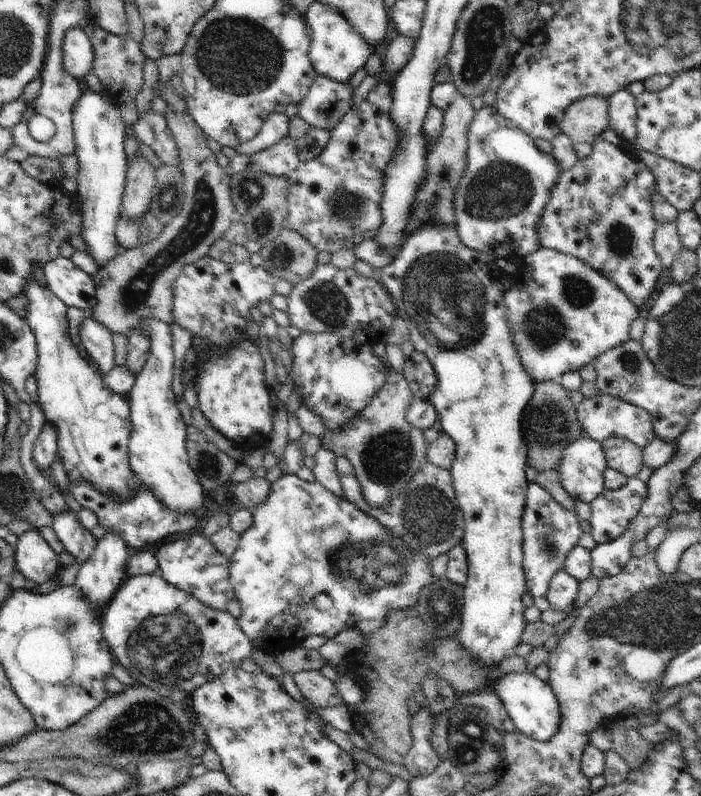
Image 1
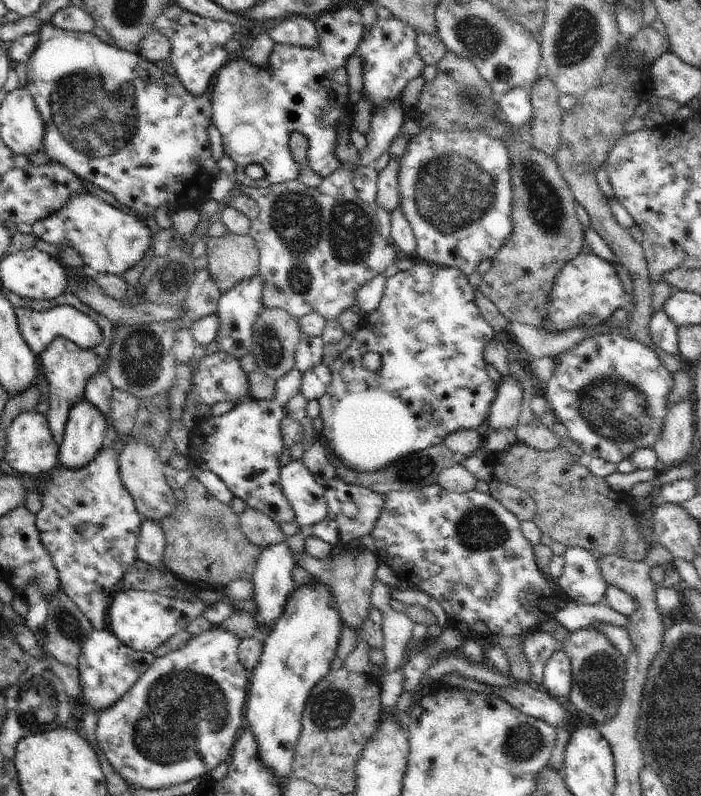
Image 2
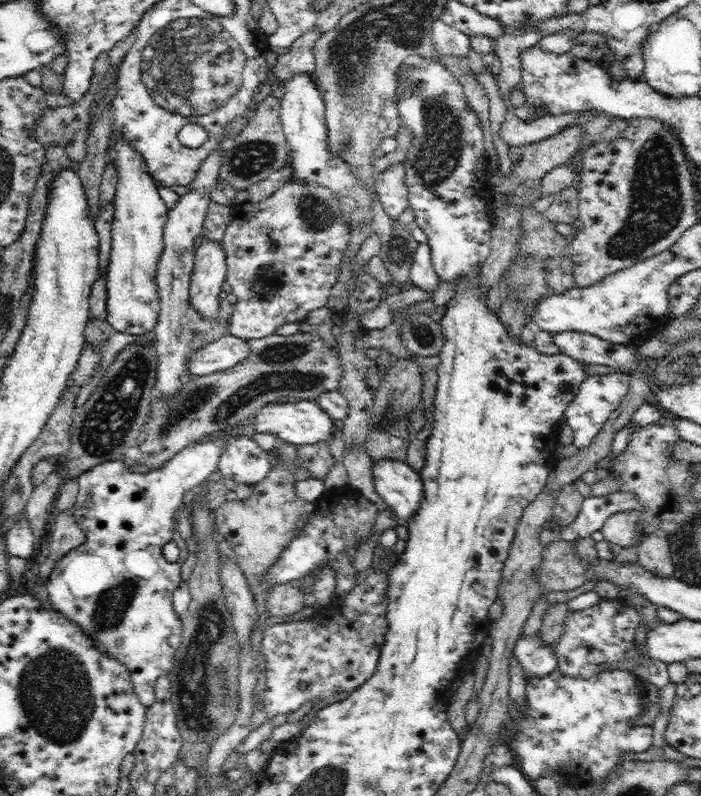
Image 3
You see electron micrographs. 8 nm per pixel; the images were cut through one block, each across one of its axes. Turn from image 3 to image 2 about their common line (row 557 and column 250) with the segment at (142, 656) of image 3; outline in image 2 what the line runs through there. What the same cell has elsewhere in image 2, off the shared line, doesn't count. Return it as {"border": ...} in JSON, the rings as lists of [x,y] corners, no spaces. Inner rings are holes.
{"border":[[[352,4],[340,7],[336,10],[328,10],[314,18],[318,31],[320,44],[314,48],[306,46],[290,46],[290,44],[274,43],[272,47],[270,63],[266,68],[249,62],[246,58],[229,61],[220,68],[210,90],[212,118],[211,122],[218,128],[222,136],[222,150],[224,155],[236,162],[234,179],[240,180],[248,187],[269,187],[296,180],[300,172],[300,166],[294,161],[290,153],[290,134],[300,132],[308,142],[308,163],[314,172],[323,179],[336,172],[342,164],[336,156],[338,146],[338,128],[340,124],[350,122],[353,128],[353,111],[355,105],[350,102],[349,84],[346,62],[354,58],[356,48],[360,44],[364,34],[361,11]],[[258,164],[264,169],[262,179],[253,180],[246,175],[248,165]]]}

